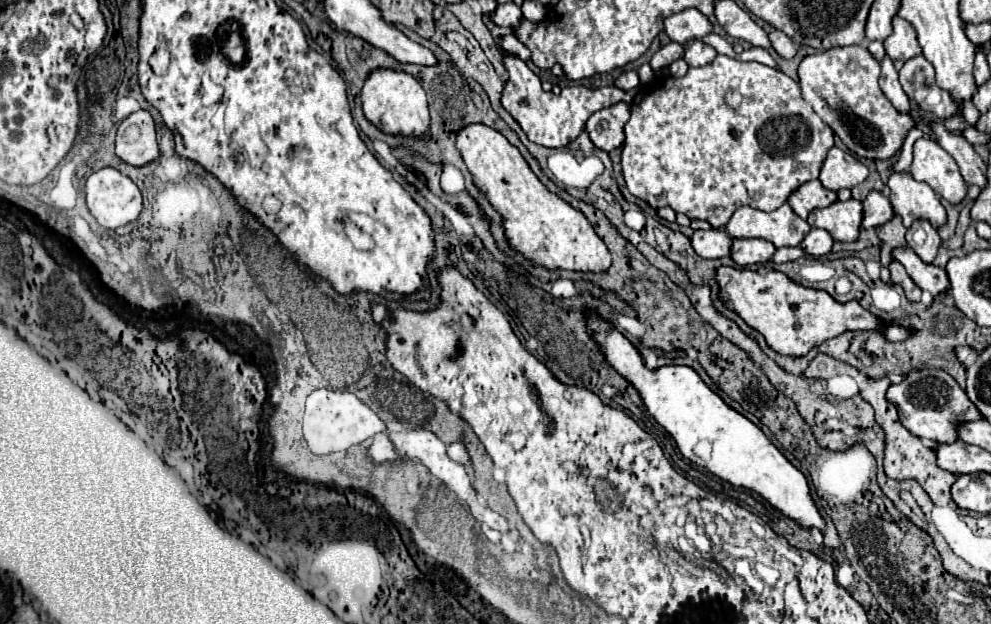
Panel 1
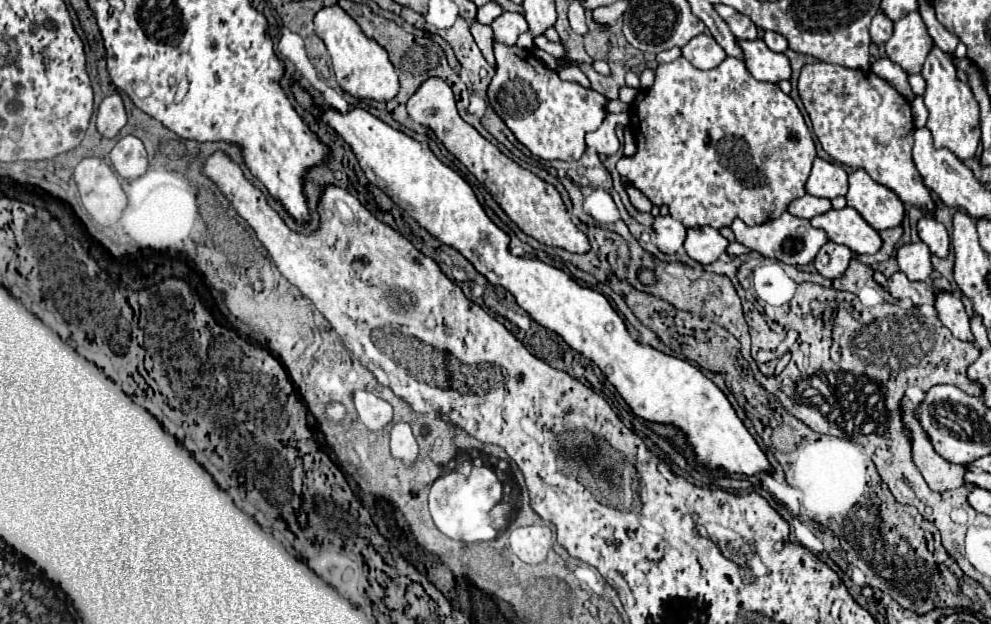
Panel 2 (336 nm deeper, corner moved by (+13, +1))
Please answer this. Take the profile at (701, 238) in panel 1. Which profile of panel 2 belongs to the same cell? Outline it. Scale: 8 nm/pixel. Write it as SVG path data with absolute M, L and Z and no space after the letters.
M658 215L658 217L654 217L652 229L656 233L656 245L662 253L672 255L682 247L684 237L686 237L686 227L680 221L672 219L670 215L666 215L666 217Z

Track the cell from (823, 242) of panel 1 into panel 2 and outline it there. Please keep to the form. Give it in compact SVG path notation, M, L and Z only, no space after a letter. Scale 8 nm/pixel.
M828 241L816 255L814 259L814 267L818 269L818 273L826 279L838 279L846 273L848 263L852 259L852 251L846 245L838 245Z

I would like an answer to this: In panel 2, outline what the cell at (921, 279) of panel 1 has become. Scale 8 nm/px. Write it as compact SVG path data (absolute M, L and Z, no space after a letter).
M936 293L936 311L942 325L946 325L956 339L972 343L970 317L966 315L958 293Z

